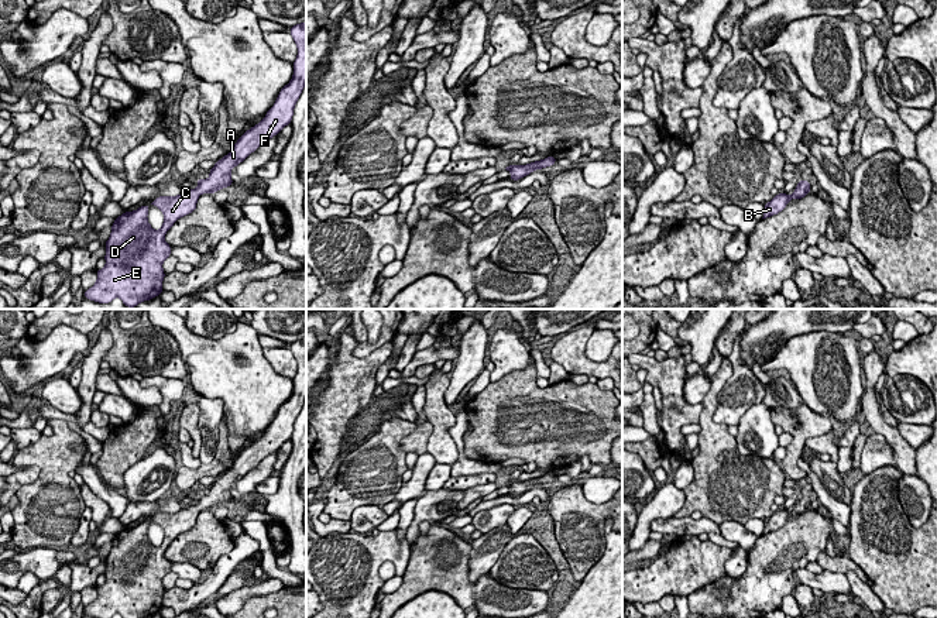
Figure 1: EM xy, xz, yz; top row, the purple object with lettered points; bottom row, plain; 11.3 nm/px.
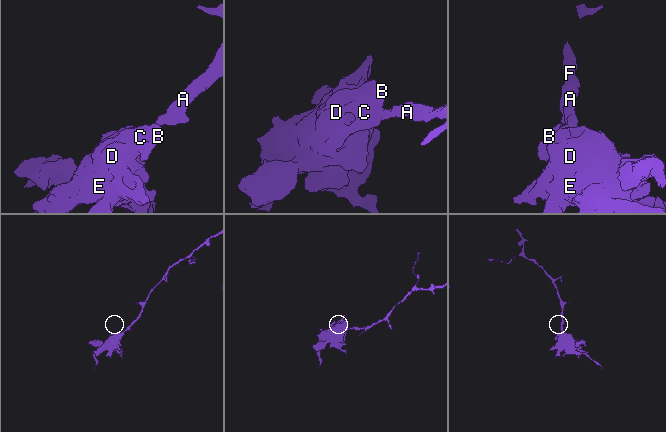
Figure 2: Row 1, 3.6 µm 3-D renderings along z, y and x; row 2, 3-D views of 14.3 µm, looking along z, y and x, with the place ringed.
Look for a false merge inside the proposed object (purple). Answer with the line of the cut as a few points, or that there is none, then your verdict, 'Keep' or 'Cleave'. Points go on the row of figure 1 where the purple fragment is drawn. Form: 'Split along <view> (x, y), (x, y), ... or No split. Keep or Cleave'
No split. Keep

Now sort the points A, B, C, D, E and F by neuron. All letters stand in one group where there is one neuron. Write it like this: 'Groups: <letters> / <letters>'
Groups: A B C D E F

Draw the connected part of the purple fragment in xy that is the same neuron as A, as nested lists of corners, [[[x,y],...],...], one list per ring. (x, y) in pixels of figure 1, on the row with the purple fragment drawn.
[[[306,21],[294,25],[289,32],[298,48],[294,75],[291,82],[281,89],[265,117],[240,135],[234,148],[209,171],[207,179],[198,179],[196,189],[178,196],[158,196],[151,203],[164,213],[164,224],[159,230],[154,230],[148,223],[147,214],[151,205],[114,219],[104,246],[106,265],[103,269],[96,269],[97,281],[83,293],[85,298],[99,303],[120,298],[126,306],[135,308],[140,302],[161,295],[165,277],[162,262],[171,255],[171,246],[164,240],[167,231],[178,219],[196,210],[202,193],[213,195],[234,183],[230,178],[231,168],[291,124],[294,107],[306,86]]]

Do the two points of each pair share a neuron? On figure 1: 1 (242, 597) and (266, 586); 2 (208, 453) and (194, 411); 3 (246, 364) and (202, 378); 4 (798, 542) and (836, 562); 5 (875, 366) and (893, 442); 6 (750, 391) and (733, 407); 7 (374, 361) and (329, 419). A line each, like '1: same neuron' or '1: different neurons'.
1: same neuron
2: different neurons
3: same neuron
4: different neurons
5: same neuron
6: same neuron
7: same neuron

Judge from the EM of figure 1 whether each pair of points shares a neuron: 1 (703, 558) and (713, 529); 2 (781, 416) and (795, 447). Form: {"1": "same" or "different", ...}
{"1": "different", "2": "same"}

